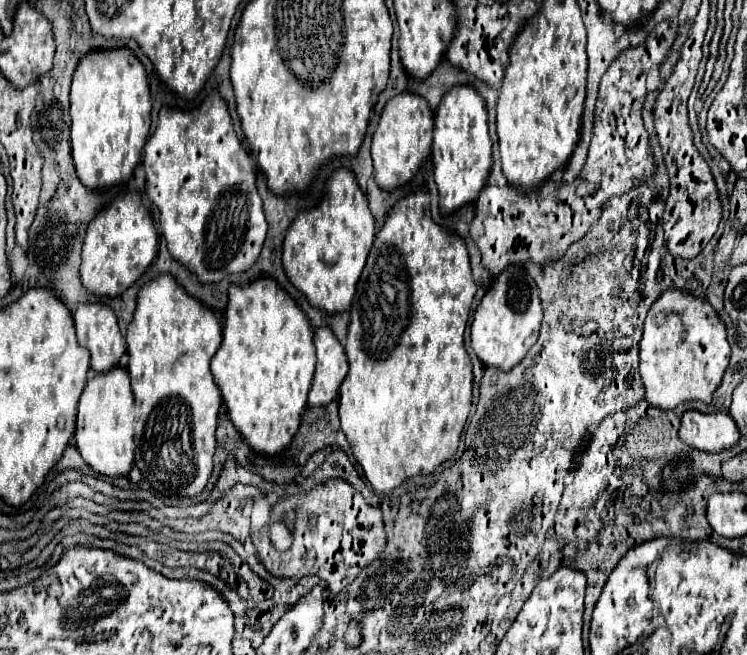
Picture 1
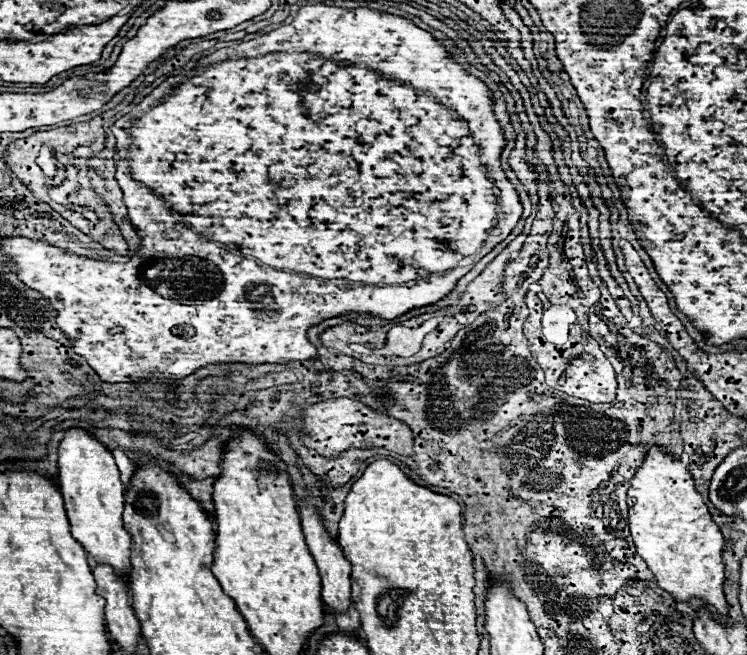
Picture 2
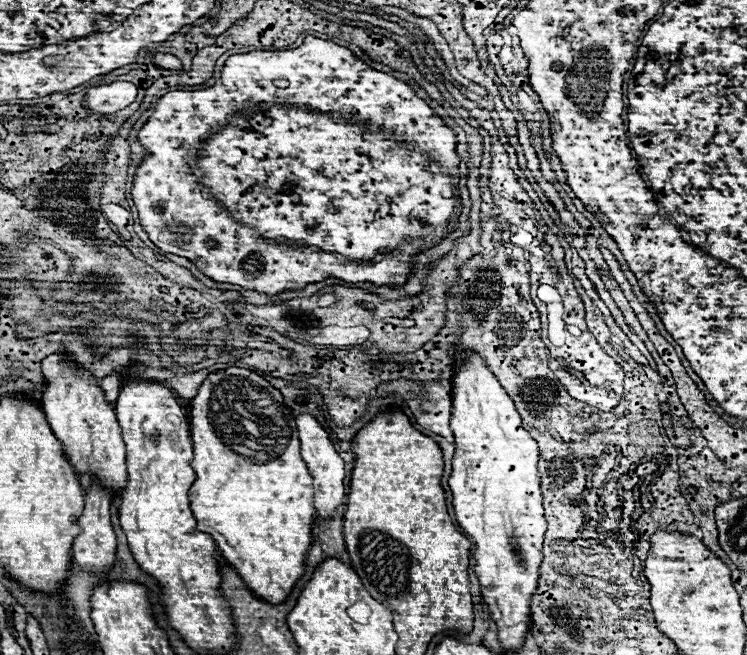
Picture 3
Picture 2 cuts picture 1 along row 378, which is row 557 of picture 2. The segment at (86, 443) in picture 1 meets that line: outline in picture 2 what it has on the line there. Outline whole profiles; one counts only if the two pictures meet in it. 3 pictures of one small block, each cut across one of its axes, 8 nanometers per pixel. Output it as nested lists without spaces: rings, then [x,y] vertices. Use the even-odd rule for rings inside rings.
[[[70,428],[58,448],[58,468],[58,486],[66,502],[72,536],[96,564],[112,564],[120,572],[120,578],[126,578],[130,574],[130,534],[122,524],[126,488],[120,482],[120,472],[110,450],[86,430]]]

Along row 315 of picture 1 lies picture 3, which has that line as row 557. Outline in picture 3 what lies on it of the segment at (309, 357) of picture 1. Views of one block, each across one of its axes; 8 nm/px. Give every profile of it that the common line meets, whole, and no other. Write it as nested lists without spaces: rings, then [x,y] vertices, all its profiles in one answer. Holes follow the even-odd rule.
[[[230,366],[226,370],[208,374],[208,378],[202,382],[198,394],[192,398],[192,402],[190,402],[190,432],[192,432],[192,444],[194,444],[194,458],[192,458],[190,466],[196,472],[196,482],[192,484],[188,496],[190,496],[192,512],[198,520],[198,528],[202,532],[208,532],[216,540],[222,556],[236,568],[236,572],[252,588],[252,592],[256,592],[256,596],[260,596],[262,600],[268,600],[270,604],[278,604],[278,602],[286,600],[294,582],[304,574],[304,558],[306,558],[308,546],[312,544],[312,522],[314,522],[312,476],[306,468],[306,462],[300,456],[300,440],[298,440],[298,430],[294,424],[292,410],[284,404],[284,396],[280,394],[280,390],[276,390],[260,374],[256,374],[252,370]]]

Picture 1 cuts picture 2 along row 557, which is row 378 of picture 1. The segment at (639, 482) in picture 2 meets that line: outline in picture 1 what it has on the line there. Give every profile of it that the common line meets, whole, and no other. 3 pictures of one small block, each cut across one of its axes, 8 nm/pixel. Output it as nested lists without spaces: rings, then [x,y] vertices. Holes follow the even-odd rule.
[[[670,288],[650,306],[640,340],[640,378],[652,408],[674,410],[682,402],[710,404],[728,360],[726,328],[706,300]]]

